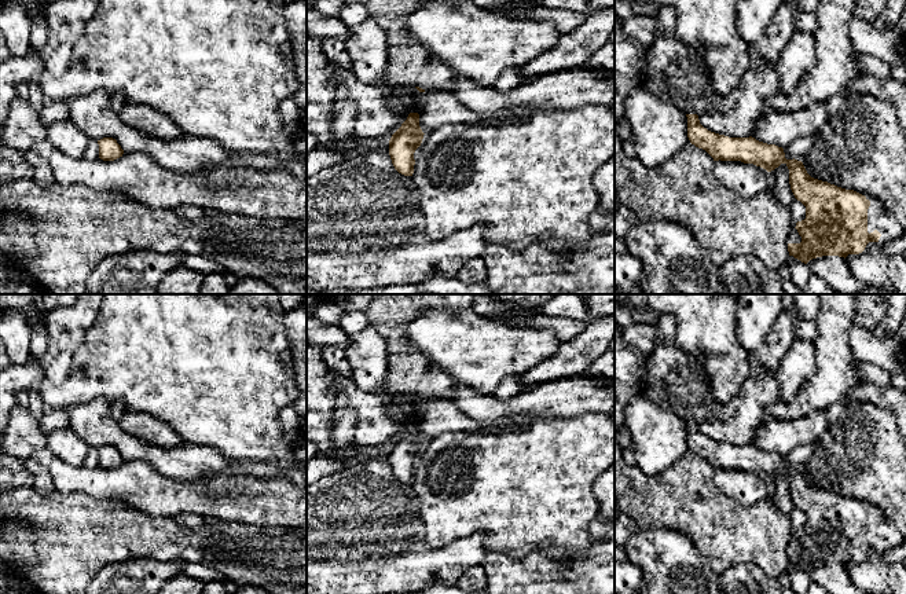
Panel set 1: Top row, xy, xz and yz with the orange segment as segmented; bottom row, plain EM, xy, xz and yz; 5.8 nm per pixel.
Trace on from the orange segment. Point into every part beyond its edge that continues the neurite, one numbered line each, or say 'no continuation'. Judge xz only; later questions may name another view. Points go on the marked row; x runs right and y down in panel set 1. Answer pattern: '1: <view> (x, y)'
no continuation

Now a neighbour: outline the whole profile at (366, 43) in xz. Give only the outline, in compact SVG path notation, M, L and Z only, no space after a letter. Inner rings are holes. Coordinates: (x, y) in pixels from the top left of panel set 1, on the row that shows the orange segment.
M374 16L349 29L345 40L346 50L352 58L352 73L363 84L379 88L389 94L392 87L384 81L388 63L386 30Z

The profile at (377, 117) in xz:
M331 63L333 80L345 85L341 98L356 104L355 136L357 139L390 139L410 113L419 114L419 126L428 133L444 124L481 122L510 124L527 121L533 109L517 113L503 113L481 118L467 110L448 91L419 92L415 87L404 87L389 94L379 88L363 84L352 70Z

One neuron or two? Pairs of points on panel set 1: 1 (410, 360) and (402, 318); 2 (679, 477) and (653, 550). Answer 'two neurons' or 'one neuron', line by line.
1: one neuron
2: two neurons

